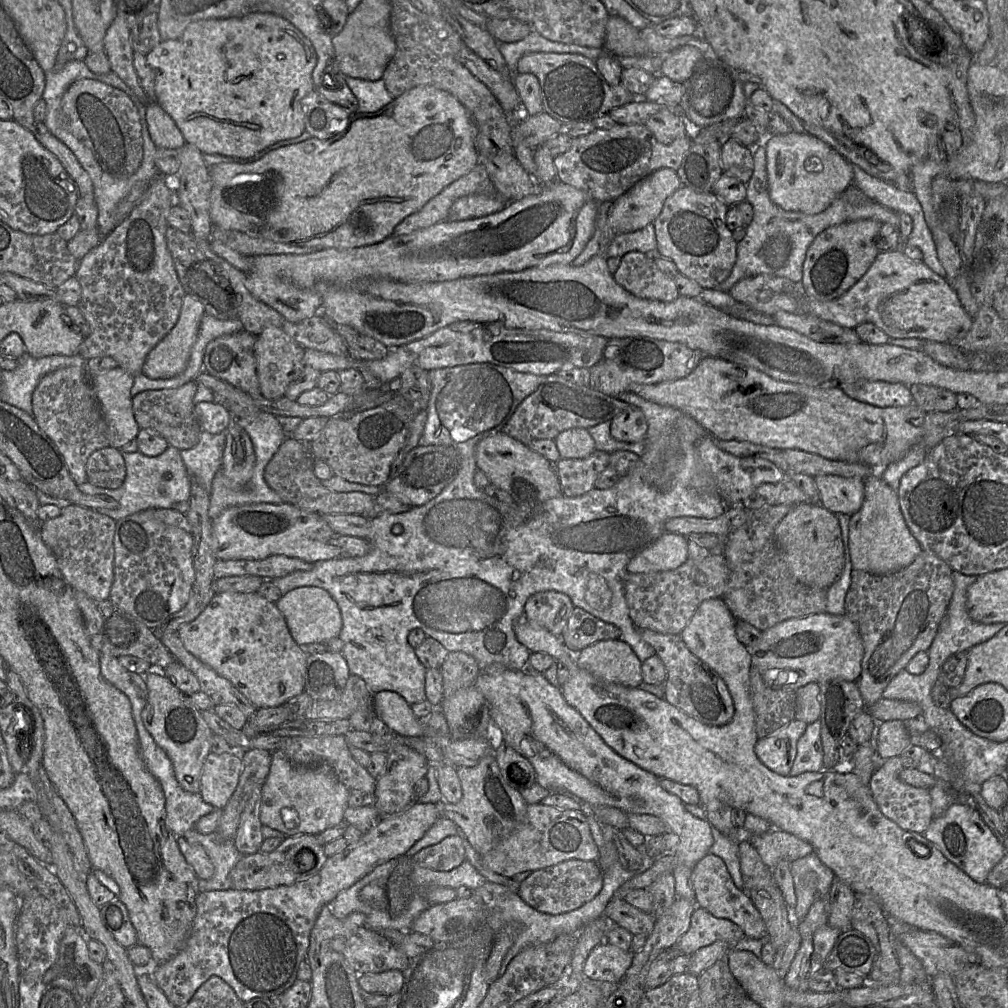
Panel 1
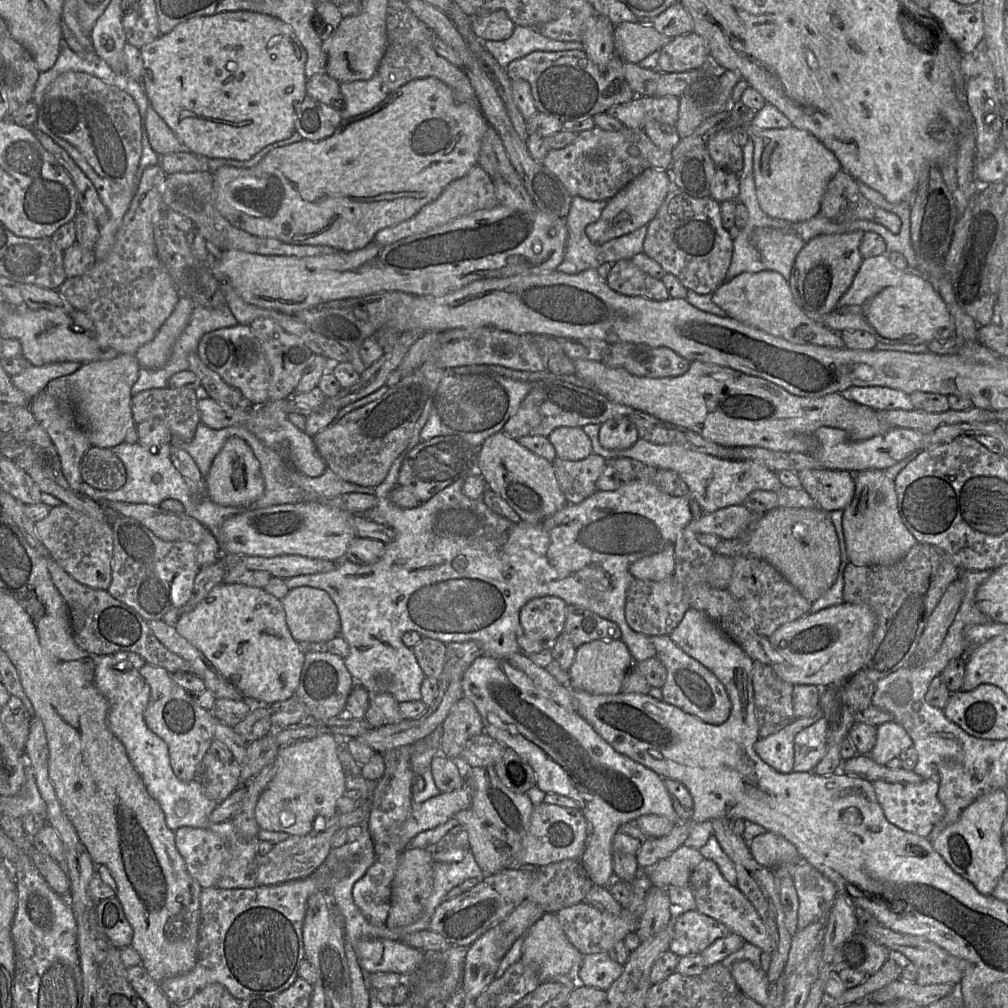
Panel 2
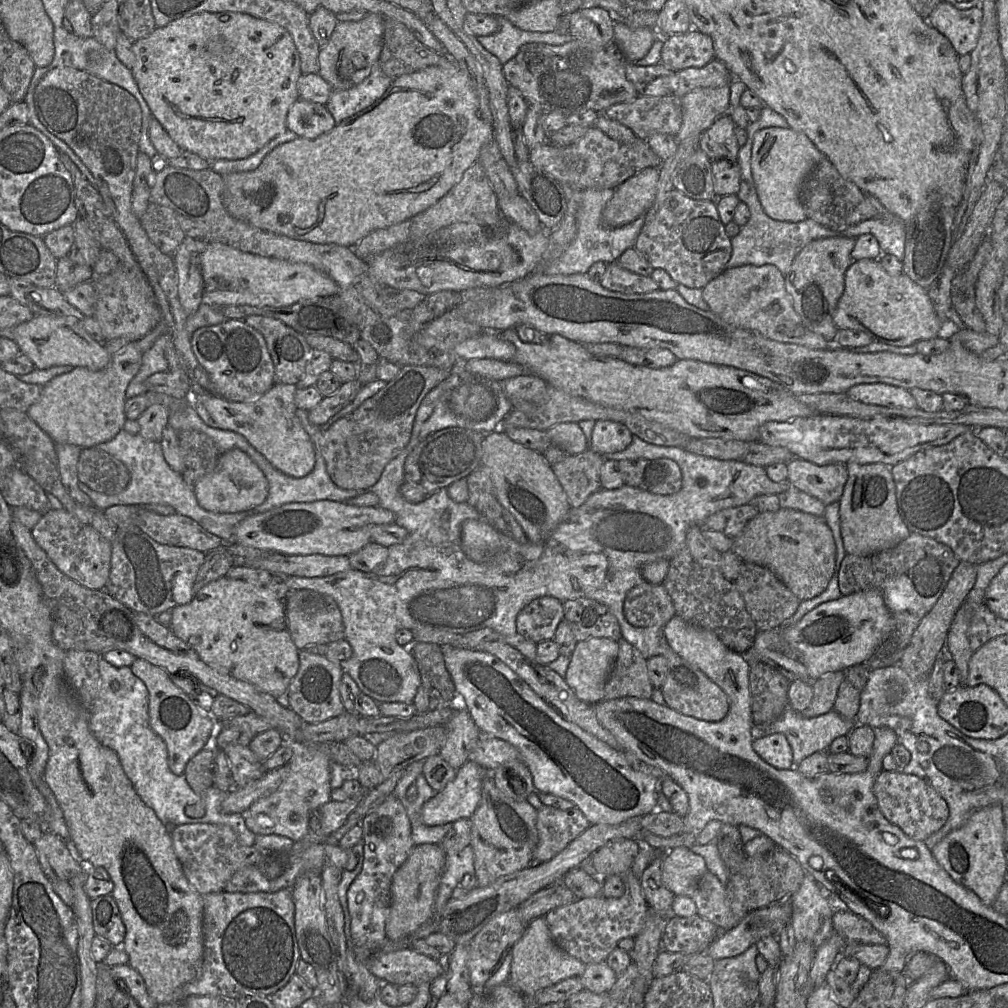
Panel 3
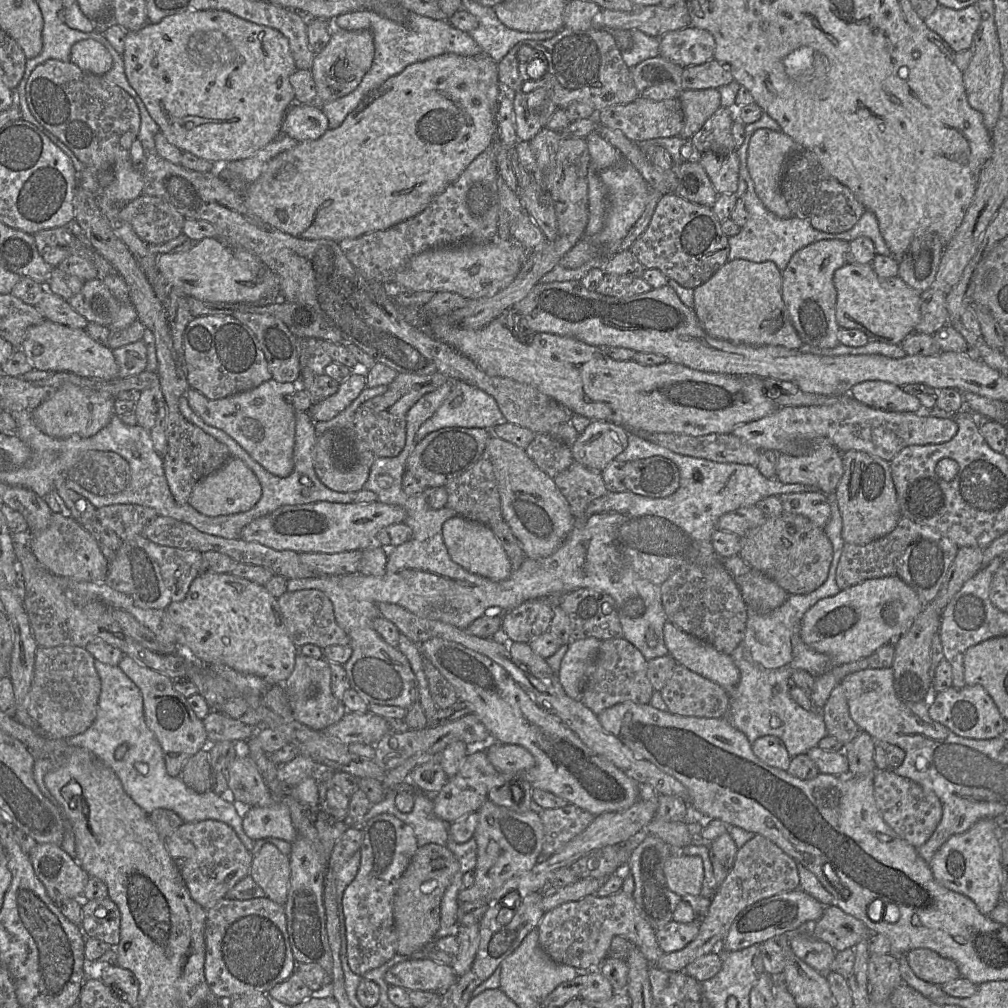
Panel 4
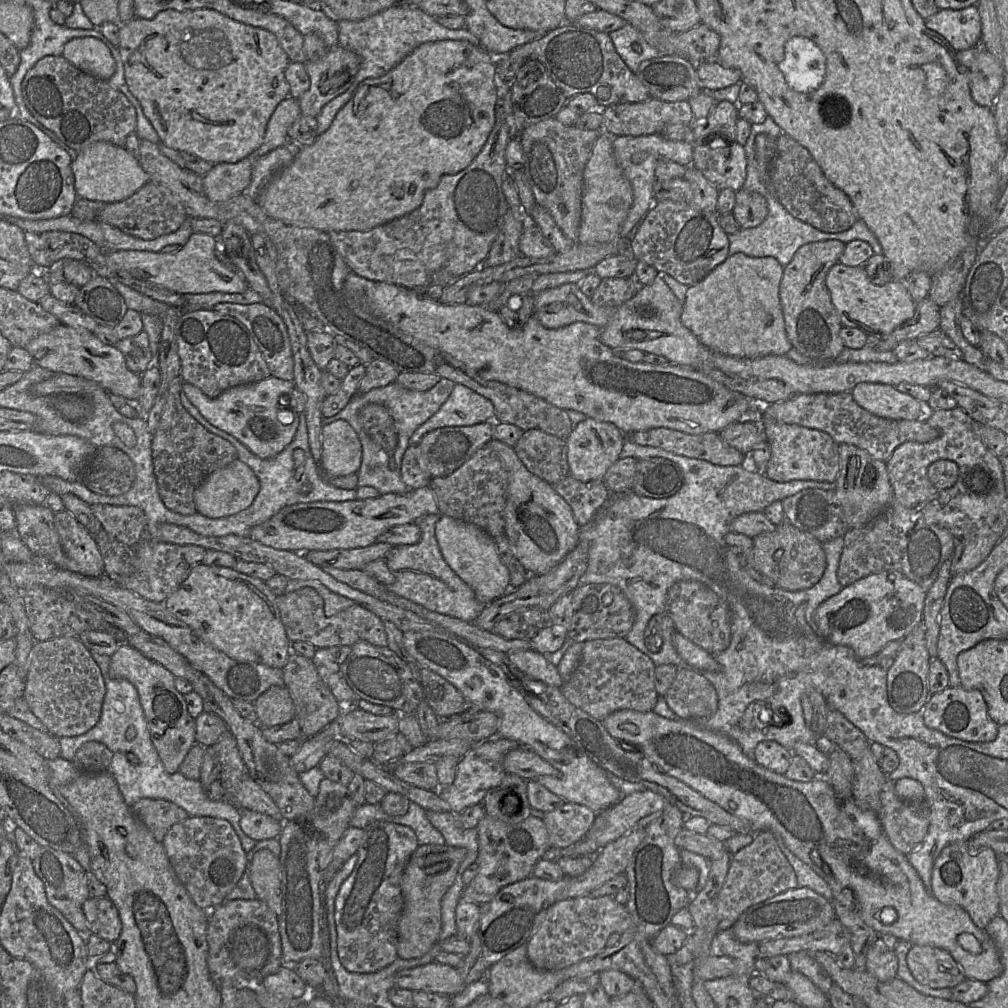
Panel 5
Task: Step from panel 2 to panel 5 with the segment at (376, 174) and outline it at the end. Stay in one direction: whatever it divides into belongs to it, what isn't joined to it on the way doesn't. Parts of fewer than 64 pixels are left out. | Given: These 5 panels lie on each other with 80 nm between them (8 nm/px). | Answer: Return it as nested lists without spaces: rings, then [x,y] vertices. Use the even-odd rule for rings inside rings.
[[[465,40],[426,42],[418,46],[397,66],[379,78],[364,80],[351,99],[337,113],[331,126],[310,145],[300,147],[294,159],[278,170],[255,197],[265,212],[286,224],[330,231],[367,231],[403,217],[419,208],[427,191],[434,189],[444,175],[457,174],[466,168],[485,144],[496,121],[498,79],[496,58],[481,46]]]

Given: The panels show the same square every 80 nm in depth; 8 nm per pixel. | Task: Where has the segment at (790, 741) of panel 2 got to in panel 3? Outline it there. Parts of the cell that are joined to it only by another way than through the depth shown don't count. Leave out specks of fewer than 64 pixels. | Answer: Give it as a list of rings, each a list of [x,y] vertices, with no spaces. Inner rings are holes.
[[[840,670],[811,681],[813,698],[810,706],[801,712],[802,716],[813,718],[830,712],[834,707],[838,689],[845,678],[845,673],[844,670]],[[782,733],[755,737],[753,749],[766,763],[779,770],[788,770],[793,767],[792,749]]]

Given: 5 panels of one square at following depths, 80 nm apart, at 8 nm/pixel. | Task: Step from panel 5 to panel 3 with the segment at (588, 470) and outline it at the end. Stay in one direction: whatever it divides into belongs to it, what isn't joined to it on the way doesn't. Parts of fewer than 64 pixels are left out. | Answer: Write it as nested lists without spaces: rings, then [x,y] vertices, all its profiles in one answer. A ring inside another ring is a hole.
[[[598,420],[588,449],[599,455],[620,452],[631,444],[632,438],[633,434],[625,425],[611,420]]]

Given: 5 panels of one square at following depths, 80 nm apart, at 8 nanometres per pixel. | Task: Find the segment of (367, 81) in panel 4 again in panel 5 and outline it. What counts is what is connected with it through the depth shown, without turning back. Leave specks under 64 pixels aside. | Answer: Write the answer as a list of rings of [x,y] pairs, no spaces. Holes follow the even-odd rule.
[[[404,3],[393,5],[363,20],[340,20],[338,32],[338,46],[356,53],[360,58],[360,67],[347,91],[328,102],[316,116],[317,135],[321,135],[331,126],[337,113],[351,99],[364,80],[385,75],[421,44],[442,40],[465,40],[474,46],[481,46],[480,40],[466,27],[457,30],[448,29],[433,16]]]

